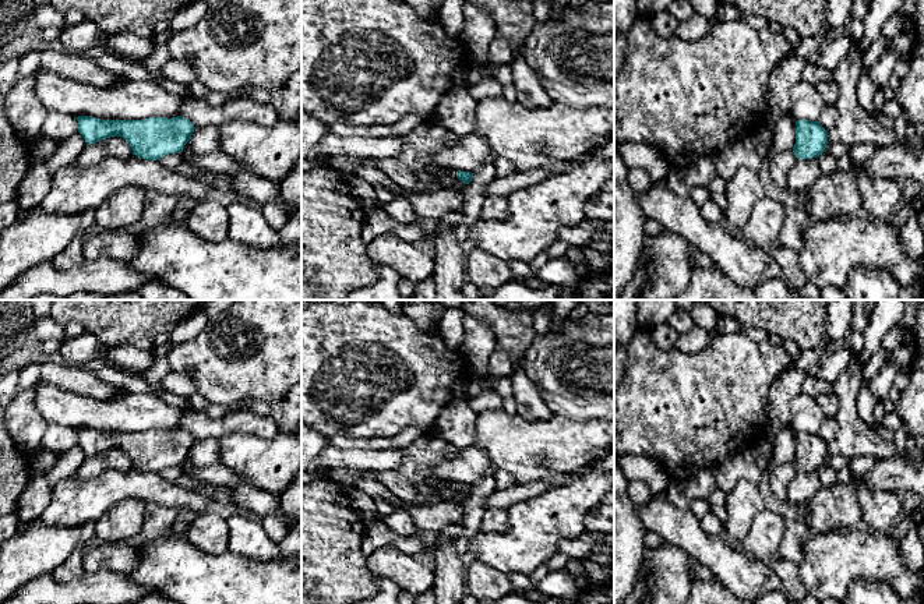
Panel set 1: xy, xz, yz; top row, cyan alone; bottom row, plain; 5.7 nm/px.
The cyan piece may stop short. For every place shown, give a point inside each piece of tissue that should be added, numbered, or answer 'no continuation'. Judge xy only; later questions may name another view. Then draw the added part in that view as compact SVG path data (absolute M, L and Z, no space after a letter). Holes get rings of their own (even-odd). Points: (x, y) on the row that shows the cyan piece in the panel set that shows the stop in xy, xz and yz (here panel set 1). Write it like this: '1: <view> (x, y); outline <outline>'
no continuation

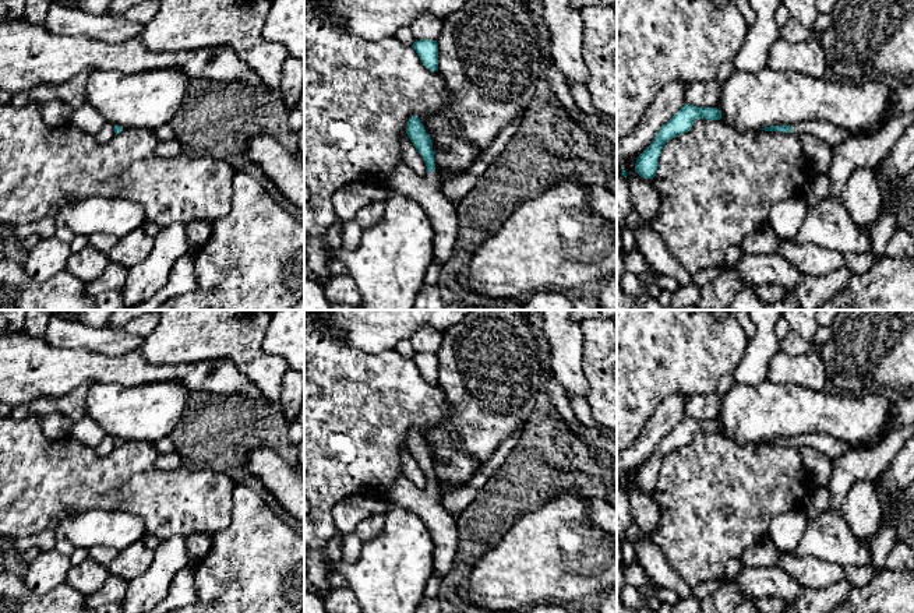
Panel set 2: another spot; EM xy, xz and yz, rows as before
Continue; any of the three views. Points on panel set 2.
1: xz (426, 190); outline M400 163L389 176L384 190L388 197L405 195L416 201L428 215L434 237L434 258L441 264L449 260L456 240L456 205L442 194L442 180L437 172L419 176Z

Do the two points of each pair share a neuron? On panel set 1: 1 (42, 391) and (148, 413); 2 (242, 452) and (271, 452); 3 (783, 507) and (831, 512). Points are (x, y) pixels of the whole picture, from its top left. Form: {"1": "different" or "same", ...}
{"1": "same", "2": "same", "3": "different"}

